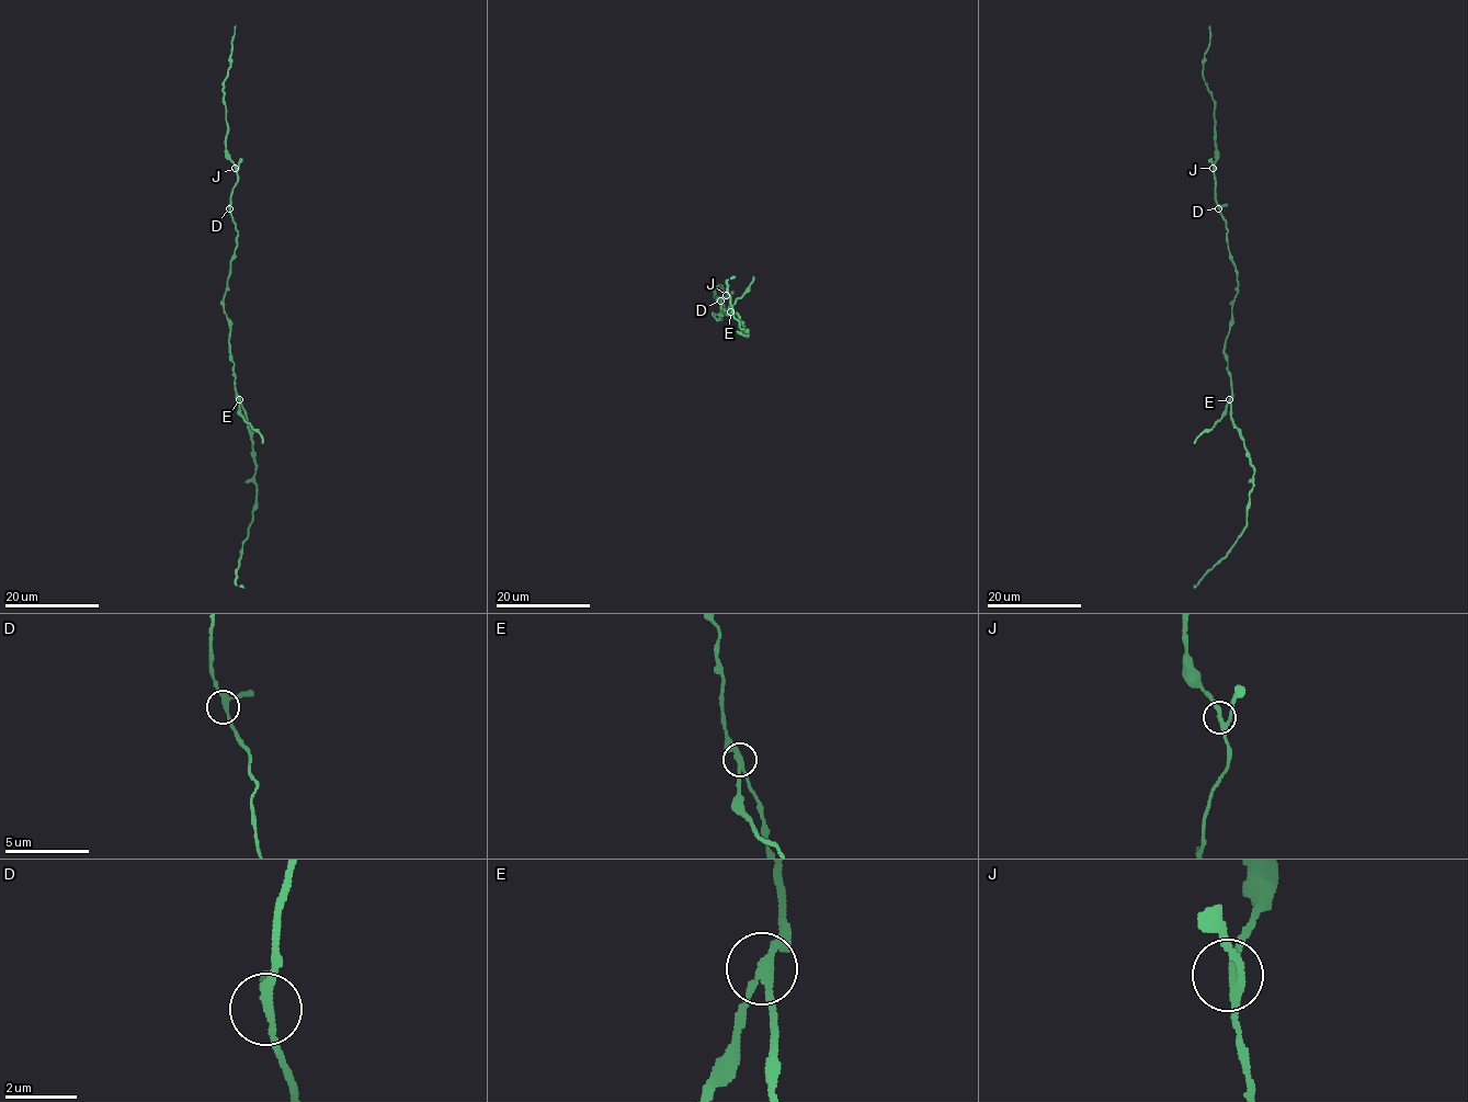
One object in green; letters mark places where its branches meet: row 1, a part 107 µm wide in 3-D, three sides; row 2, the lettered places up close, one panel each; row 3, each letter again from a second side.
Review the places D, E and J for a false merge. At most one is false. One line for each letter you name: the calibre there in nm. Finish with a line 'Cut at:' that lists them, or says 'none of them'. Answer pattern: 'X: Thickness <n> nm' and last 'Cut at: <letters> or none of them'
E: Thickness 200 nm
Cut at: E

